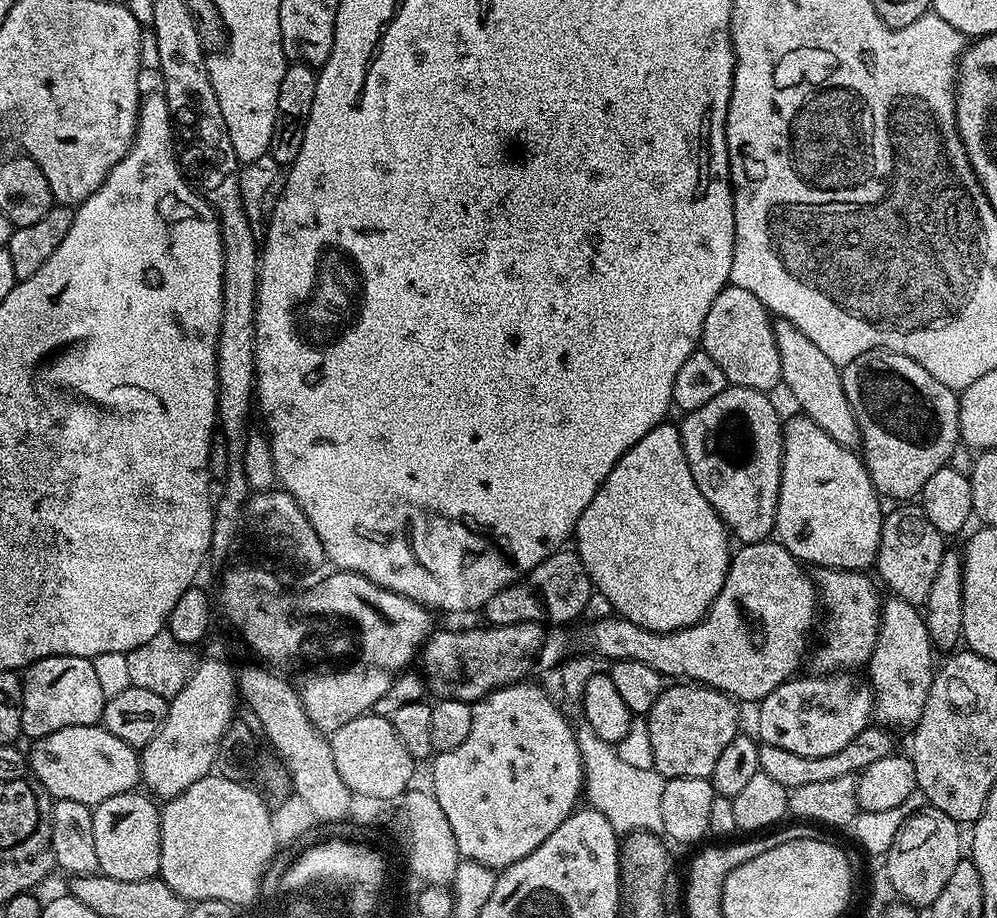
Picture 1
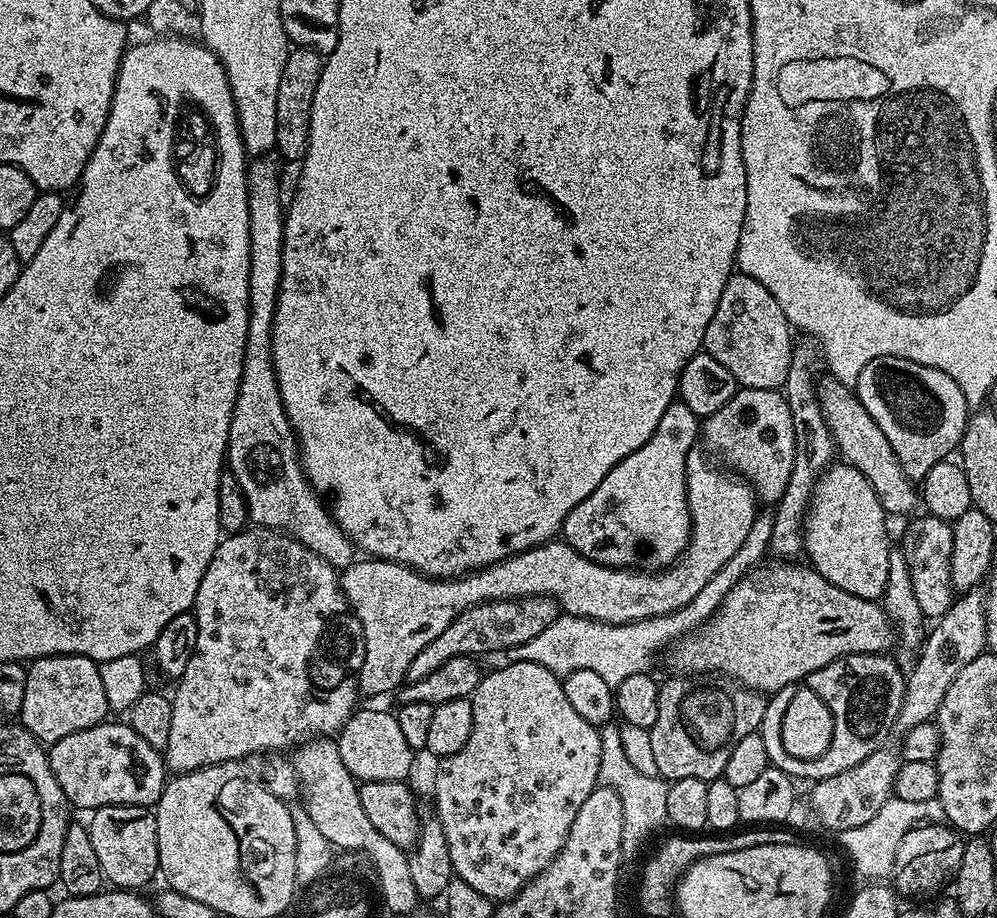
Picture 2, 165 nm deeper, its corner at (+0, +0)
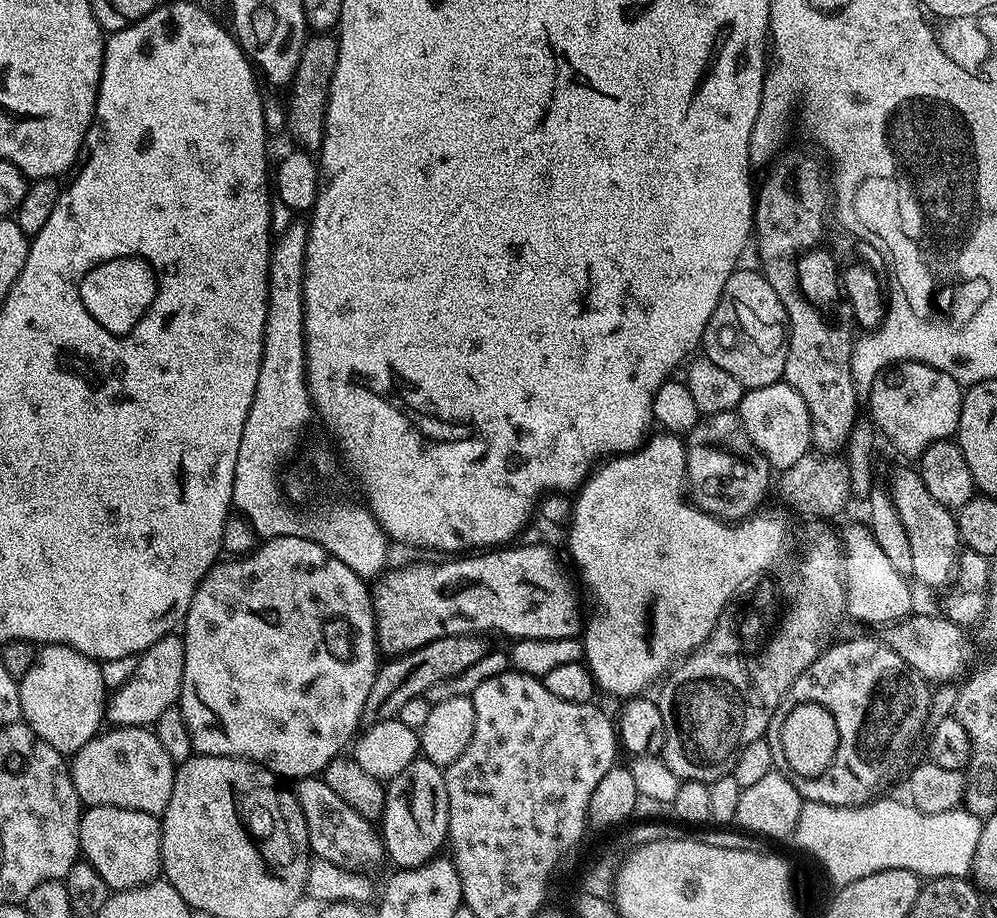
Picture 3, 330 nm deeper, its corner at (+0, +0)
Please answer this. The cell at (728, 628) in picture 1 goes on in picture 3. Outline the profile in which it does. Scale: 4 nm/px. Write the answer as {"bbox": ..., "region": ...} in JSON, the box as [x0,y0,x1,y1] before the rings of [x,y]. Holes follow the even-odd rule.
{"bbox":[886,614,972,686],"region":[[[913,614],[907,620],[899,621],[889,627],[887,632],[886,642],[896,651],[898,658],[909,664],[925,680],[929,682],[937,680],[935,682],[937,685],[944,686],[969,675],[968,663],[972,660],[972,644],[968,641],[969,633],[960,625],[950,622],[947,616]]]}

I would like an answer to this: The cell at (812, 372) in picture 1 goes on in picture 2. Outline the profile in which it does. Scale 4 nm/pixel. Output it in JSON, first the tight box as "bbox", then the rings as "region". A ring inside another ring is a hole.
{"bbox":[820,382,918,517],"region":[[[835,382],[825,383],[820,389],[820,405],[830,426],[832,440],[836,443],[836,452],[843,463],[848,464],[870,486],[874,486],[874,494],[878,502],[882,502],[885,513],[889,517],[904,516],[907,512],[915,513],[918,508],[918,488],[914,481],[902,470],[902,462],[898,462],[898,454],[894,454],[894,446],[890,446],[886,434],[878,430],[878,422],[866,414],[866,406],[856,396],[849,385]]]}

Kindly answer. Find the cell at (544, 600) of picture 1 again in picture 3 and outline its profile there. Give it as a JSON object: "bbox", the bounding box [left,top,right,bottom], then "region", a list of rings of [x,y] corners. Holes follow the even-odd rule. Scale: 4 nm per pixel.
{"bbox":[360,634,486,725],"region":[[[476,634],[438,638],[418,650],[405,652],[402,656],[384,662],[388,664],[381,663],[374,678],[374,686],[370,686],[370,694],[366,697],[366,706],[360,719],[361,725],[396,719],[398,710],[402,710],[402,705],[408,699],[423,696],[430,690],[430,686],[454,678],[470,666],[474,666],[474,662],[478,662],[478,658],[482,658],[486,651],[486,645],[480,640],[483,639]]]}

